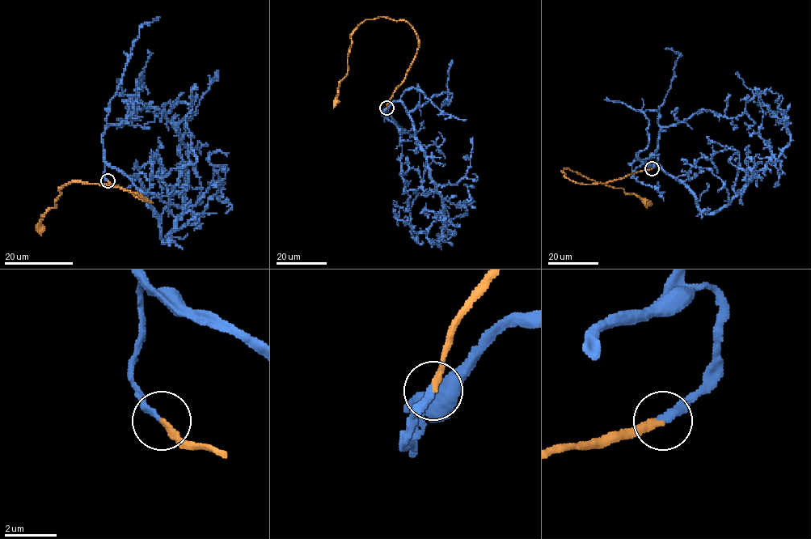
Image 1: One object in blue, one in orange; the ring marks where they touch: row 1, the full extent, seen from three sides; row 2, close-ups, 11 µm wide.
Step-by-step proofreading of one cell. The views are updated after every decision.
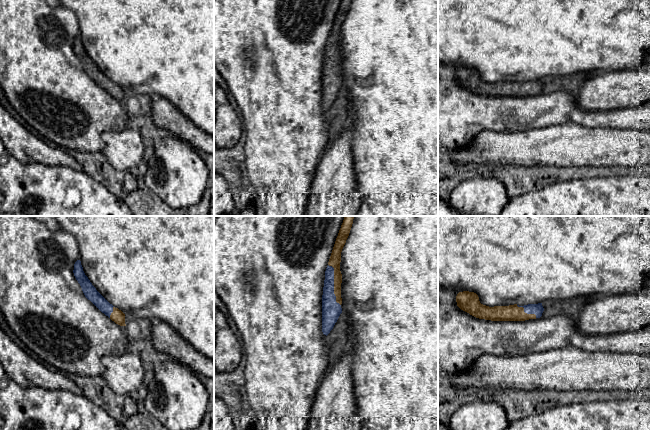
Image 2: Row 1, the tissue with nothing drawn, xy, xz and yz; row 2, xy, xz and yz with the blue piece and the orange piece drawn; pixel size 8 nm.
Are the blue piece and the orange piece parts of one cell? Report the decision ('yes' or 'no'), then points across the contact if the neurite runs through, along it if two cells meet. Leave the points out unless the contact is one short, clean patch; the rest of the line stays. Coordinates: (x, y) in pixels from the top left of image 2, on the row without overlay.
yes

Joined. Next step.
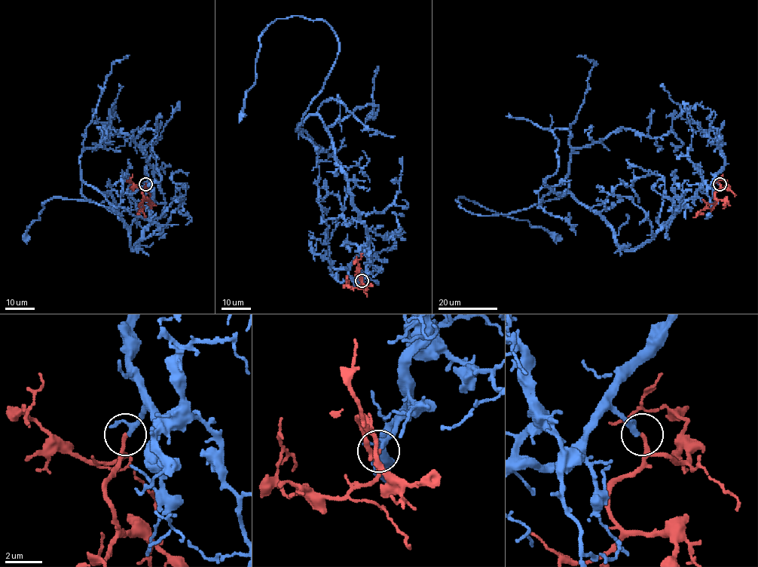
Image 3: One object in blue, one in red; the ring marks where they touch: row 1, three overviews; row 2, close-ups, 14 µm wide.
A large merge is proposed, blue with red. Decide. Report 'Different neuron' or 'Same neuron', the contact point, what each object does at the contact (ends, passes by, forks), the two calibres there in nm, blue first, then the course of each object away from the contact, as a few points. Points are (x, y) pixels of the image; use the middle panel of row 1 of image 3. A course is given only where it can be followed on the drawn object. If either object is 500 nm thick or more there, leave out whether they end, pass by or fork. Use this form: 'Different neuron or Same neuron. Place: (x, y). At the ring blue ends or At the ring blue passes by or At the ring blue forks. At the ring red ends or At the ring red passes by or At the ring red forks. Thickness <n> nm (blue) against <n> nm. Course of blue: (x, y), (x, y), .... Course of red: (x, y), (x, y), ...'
Same neuron. Place: (362, 280). At the ring blue passes by. At the ring red ends. Thickness 200 nm (blue) against 200 nm. Course of blue: (362, 280), (367, 226), (333, 139), (318, 115), (298, 127), (339, 51), (325, 22), (270, 24), (239, 123). Course of red: (362, 280), (356, 260), (362, 254)

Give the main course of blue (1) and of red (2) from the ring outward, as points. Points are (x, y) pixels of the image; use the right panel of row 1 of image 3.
1: (719, 184), (631, 249), (555, 192), (566, 182), (560, 197), (508, 214), (474, 215), (456, 200), (563, 239)
2: (720, 184), (720, 188), (715, 193), (716, 200), (707, 205), (693, 218)

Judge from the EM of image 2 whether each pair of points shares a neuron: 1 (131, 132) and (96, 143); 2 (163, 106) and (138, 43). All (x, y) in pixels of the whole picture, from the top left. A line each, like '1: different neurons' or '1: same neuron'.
1: different neurons
2: different neurons

